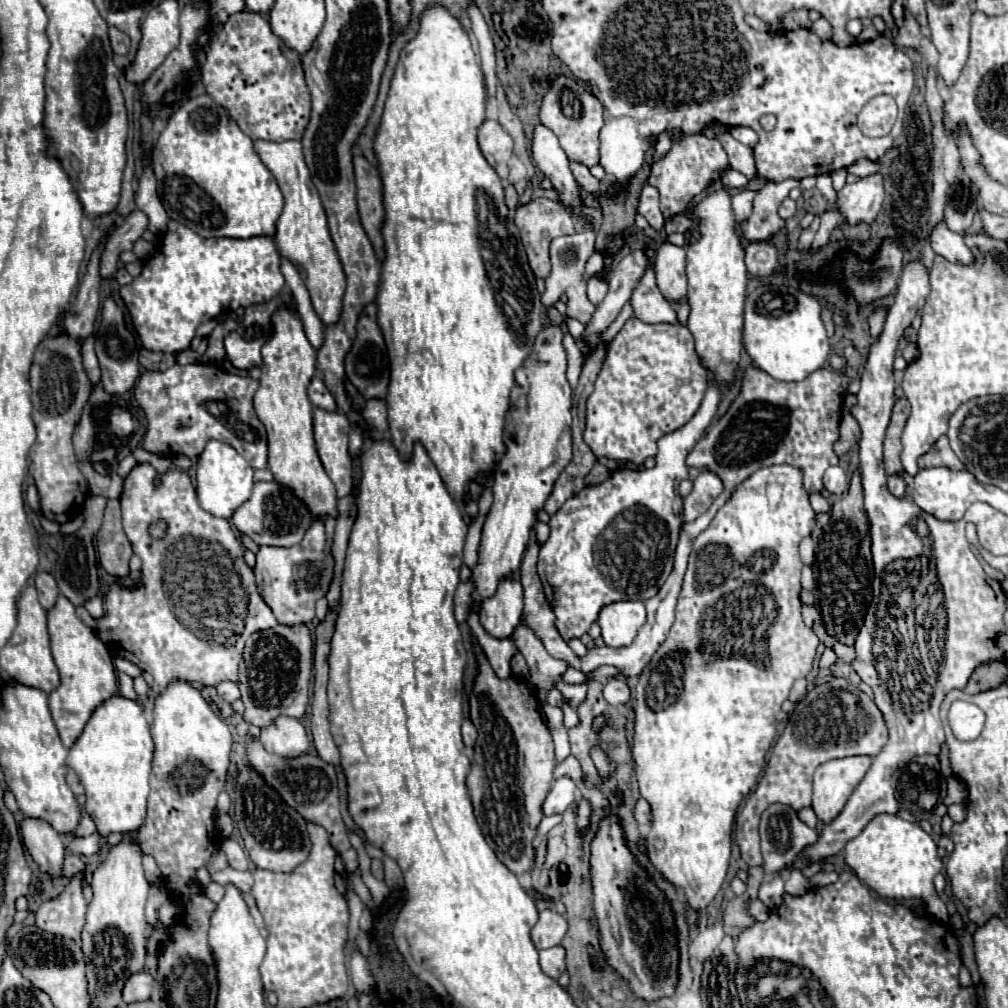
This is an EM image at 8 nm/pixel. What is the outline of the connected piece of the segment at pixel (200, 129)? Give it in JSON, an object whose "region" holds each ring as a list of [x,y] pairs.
{"region":[[[207,93],[187,97],[173,111],[151,153],[157,193],[171,219],[201,237],[247,239],[275,233],[283,193],[253,151],[253,141]]]}

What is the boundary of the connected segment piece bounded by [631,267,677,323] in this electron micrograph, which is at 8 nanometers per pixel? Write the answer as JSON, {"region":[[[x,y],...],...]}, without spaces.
{"region":[[[653,267],[643,275],[637,289],[633,291],[631,299],[633,317],[637,317],[643,323],[675,323],[675,309],[673,305],[663,299],[655,285],[655,273]]]}

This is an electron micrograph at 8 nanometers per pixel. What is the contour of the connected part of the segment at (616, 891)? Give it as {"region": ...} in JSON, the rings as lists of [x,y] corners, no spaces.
{"region":[[[605,817],[599,825],[595,839],[591,841],[591,883],[593,883],[593,909],[599,923],[599,943],[607,953],[609,965],[617,969],[627,981],[635,995],[643,999],[657,999],[673,995],[677,983],[677,945],[673,929],[673,913],[663,893],[649,881],[647,873],[639,867],[635,857],[625,845],[623,831],[617,825],[617,817]]]}

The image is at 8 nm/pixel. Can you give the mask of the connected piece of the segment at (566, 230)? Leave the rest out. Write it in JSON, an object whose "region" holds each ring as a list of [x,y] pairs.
{"region":[[[541,197],[541,199],[533,199],[533,201],[525,203],[525,205],[519,205],[515,209],[515,225],[521,231],[521,241],[525,245],[525,251],[527,251],[527,257],[529,257],[529,265],[531,265],[535,277],[547,279],[551,275],[549,243],[555,237],[575,233],[575,221],[567,215],[567,211],[557,201],[551,201],[551,199],[543,199]]]}

